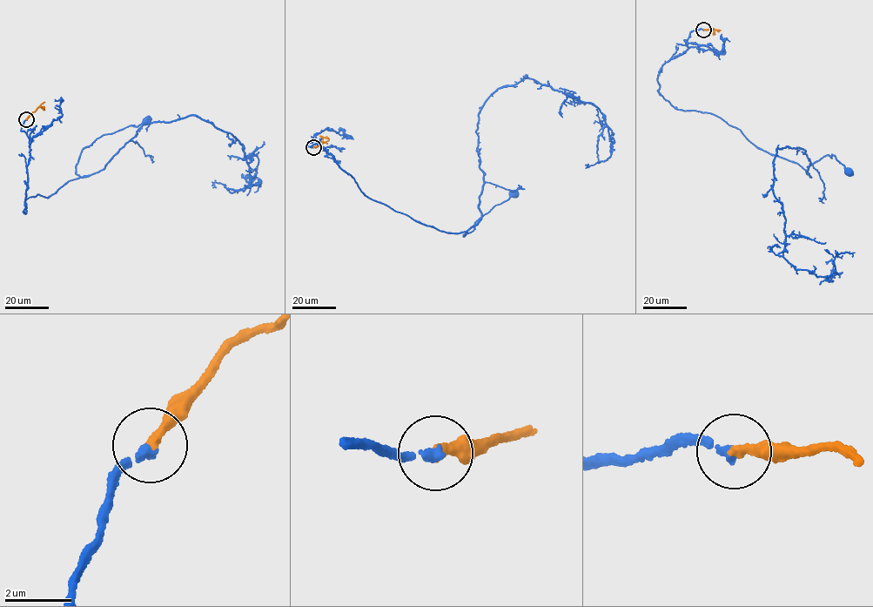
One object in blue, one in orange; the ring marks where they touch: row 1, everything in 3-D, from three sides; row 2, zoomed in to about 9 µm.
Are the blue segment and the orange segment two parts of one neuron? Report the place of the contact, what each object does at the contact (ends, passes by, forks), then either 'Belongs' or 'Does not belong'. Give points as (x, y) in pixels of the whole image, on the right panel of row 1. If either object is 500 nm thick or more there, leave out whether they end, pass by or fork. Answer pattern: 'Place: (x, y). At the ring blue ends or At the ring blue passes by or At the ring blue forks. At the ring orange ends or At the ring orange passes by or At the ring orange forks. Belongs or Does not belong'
Place: (703, 30). At the ring blue ends. At the ring orange ends. Belongs

